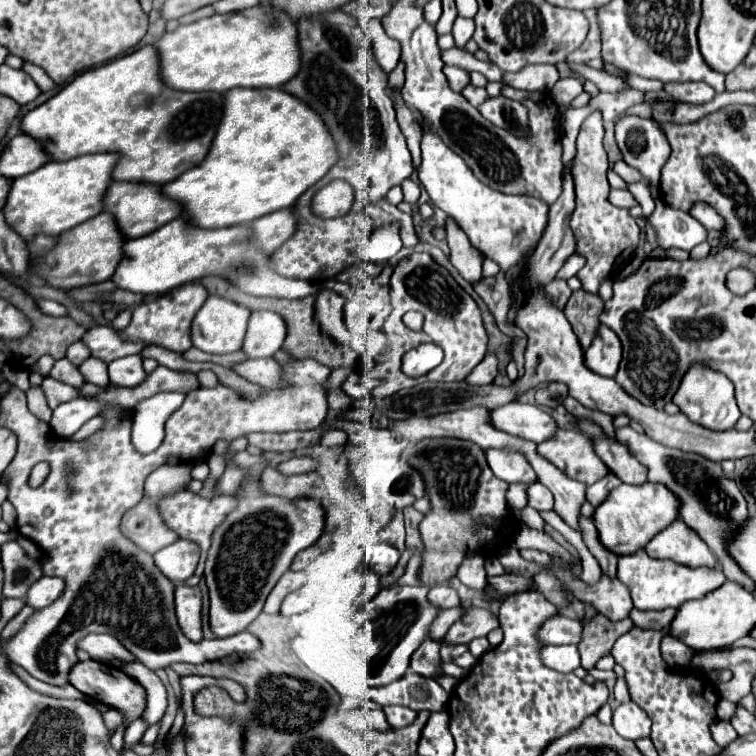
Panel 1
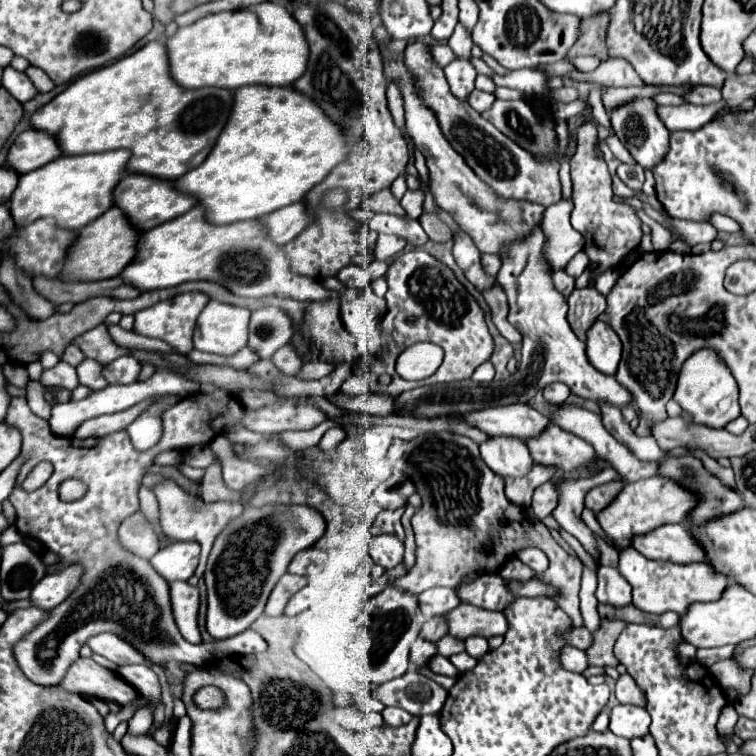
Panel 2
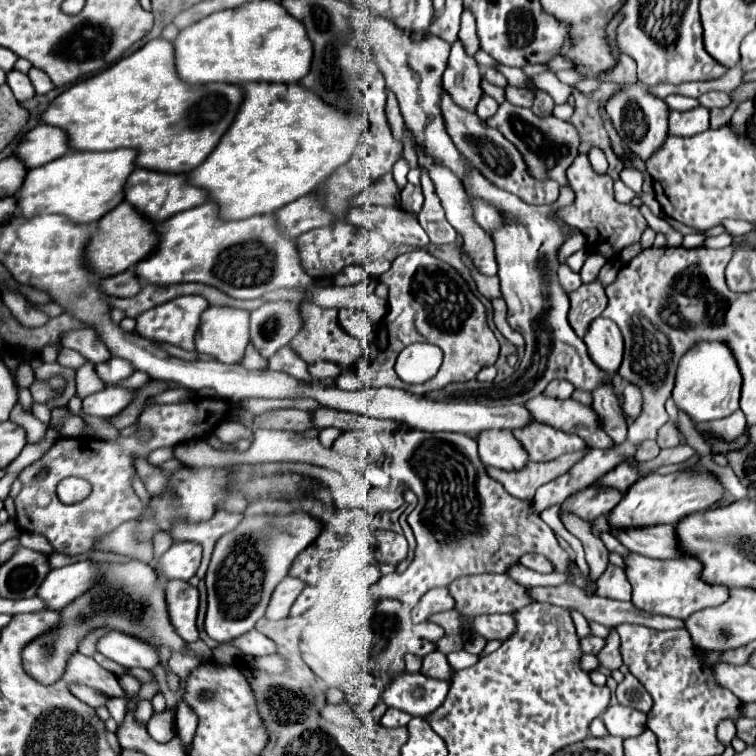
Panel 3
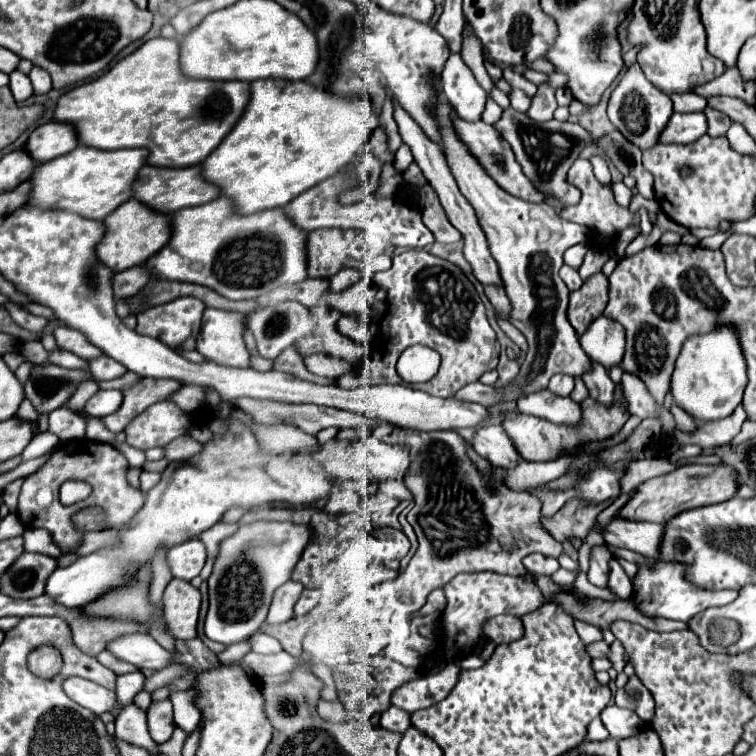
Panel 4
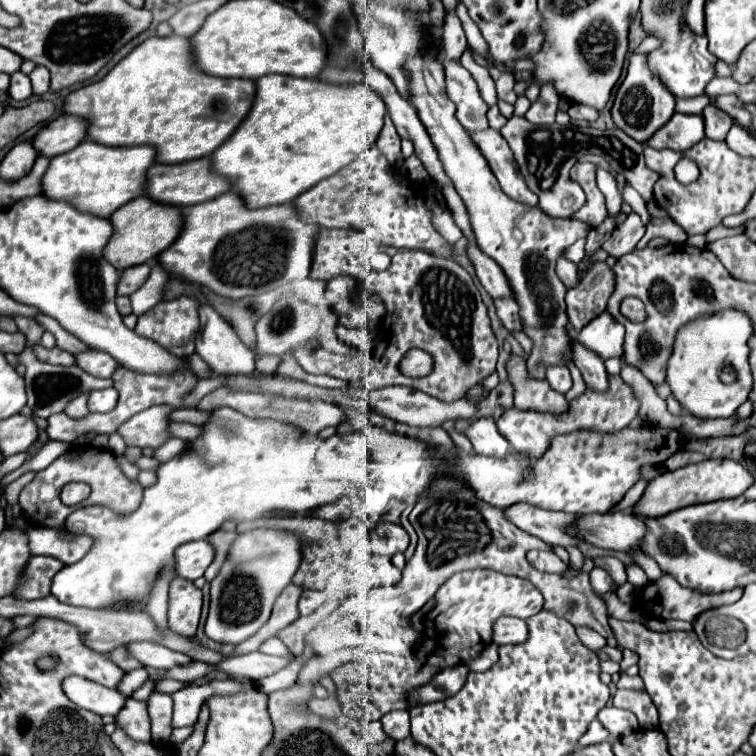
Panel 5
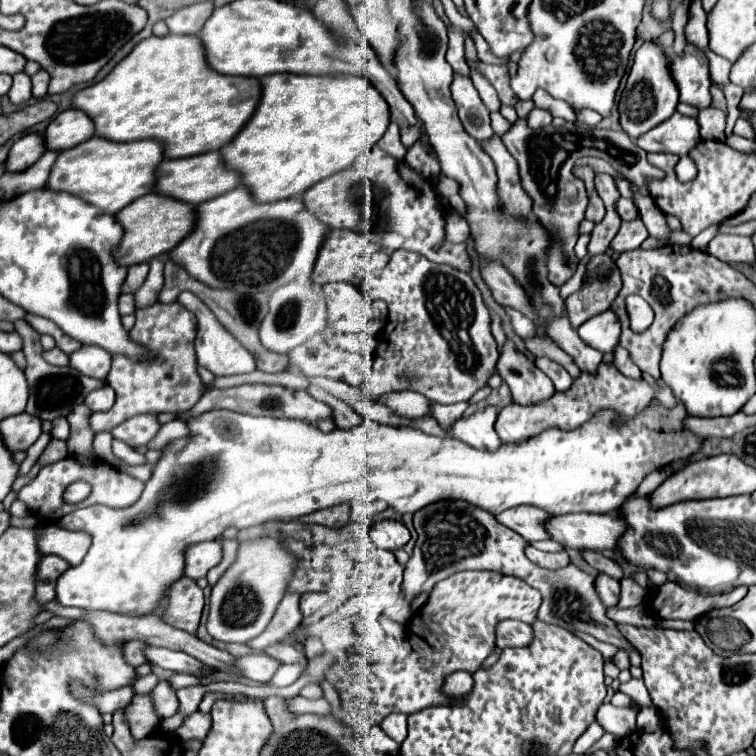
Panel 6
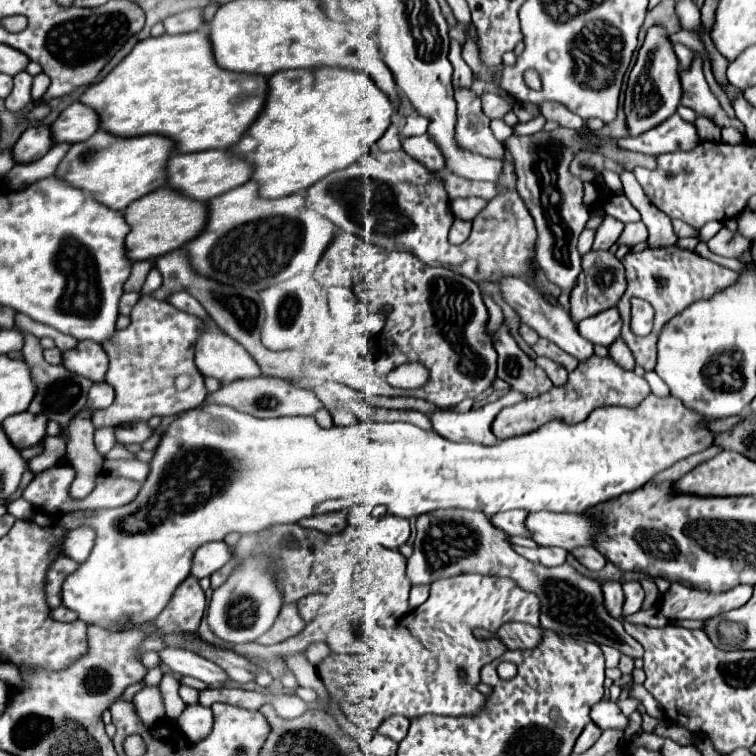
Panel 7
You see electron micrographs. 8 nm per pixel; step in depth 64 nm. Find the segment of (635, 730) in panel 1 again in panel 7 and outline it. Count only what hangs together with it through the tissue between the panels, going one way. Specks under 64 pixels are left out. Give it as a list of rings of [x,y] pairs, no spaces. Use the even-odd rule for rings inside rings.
[[[598,702],[596,706],[592,706],[592,712],[590,712],[590,718],[596,726],[600,726],[602,730],[626,730],[628,726],[628,718],[622,714],[622,710],[618,708],[616,702]]]

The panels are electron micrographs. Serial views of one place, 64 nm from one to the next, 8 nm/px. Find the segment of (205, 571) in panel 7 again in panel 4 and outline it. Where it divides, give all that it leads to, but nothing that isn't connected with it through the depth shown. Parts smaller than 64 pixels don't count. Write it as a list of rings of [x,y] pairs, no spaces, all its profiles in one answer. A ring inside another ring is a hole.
[[[188,540],[188,542],[176,544],[168,550],[166,562],[174,578],[192,580],[194,576],[200,574],[206,562],[206,548],[200,540]]]

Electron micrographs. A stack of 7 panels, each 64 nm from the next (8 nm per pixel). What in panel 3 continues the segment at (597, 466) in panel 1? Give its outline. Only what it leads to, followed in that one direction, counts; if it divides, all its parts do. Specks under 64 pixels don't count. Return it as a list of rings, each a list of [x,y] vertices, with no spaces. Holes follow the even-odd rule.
[[[532,424],[532,428],[514,432],[514,436],[524,442],[532,462],[550,462],[566,452],[586,452],[586,442],[580,436],[560,432],[548,424]]]

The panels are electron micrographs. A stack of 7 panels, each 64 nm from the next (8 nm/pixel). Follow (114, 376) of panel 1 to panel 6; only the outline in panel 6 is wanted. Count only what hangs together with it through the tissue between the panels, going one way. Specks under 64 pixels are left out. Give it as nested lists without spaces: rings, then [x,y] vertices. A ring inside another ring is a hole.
[[[82,346],[76,354],[70,354],[70,366],[86,376],[104,380],[112,368],[112,356],[108,356],[104,348]]]

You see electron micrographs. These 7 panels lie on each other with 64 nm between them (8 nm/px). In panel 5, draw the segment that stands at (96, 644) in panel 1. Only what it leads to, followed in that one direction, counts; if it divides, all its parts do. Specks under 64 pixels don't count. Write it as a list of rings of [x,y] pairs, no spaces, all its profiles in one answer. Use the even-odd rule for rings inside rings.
[[[140,640],[140,642],[128,642],[124,644],[124,648],[128,650],[128,654],[132,658],[136,658],[144,668],[162,668],[168,670],[172,666],[178,664],[188,664],[190,656],[184,656],[180,652],[174,652],[170,648],[164,648],[158,642],[148,642],[148,640]]]

